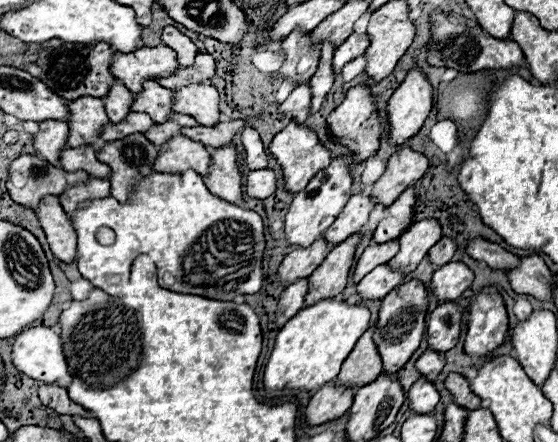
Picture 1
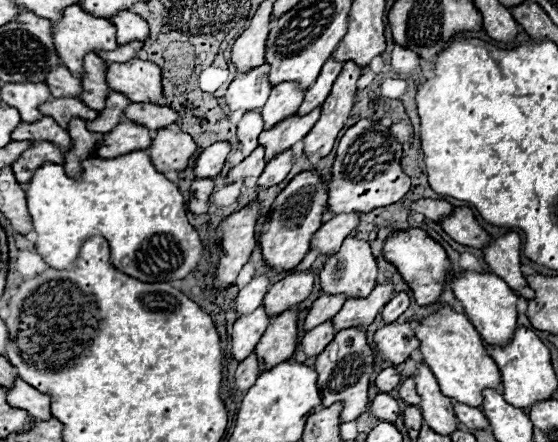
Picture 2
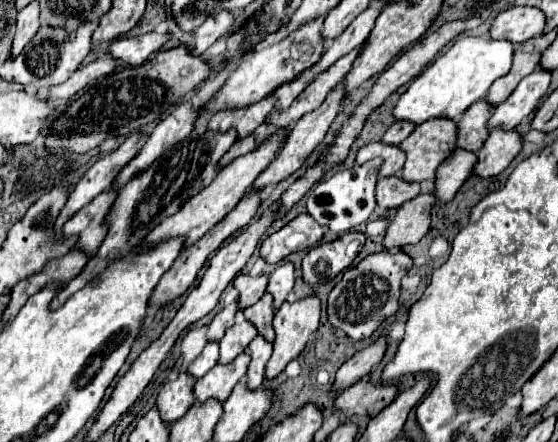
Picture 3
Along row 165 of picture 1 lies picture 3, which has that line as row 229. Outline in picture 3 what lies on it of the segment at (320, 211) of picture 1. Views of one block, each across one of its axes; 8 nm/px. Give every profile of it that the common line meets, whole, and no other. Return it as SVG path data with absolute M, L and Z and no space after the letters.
M374 158L372 162L366 162L362 166L342 168L334 176L320 180L308 196L308 202L306 202L308 214L312 214L318 224L328 226L338 236L342 232L348 232L350 228L366 222L376 208L378 170L380 170L380 158Z

